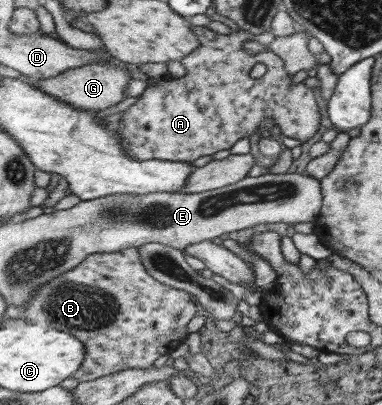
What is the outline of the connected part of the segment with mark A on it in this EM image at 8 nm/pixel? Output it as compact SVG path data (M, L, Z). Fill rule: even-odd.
M194 26L194 34L198 36L199 40L199 48L195 49L194 52L187 54L187 57L180 61L180 63L185 67L186 74L177 77L173 75L167 75L165 77L159 78L159 82L157 85L149 84L142 94L139 96L139 100L133 105L130 105L126 108L122 113L121 123L118 124L118 130L121 132L121 136L123 136L123 144L127 148L127 152L133 155L134 158L139 158L139 160L151 160L151 159L159 159L159 160L171 160L175 162L192 162L199 156L209 156L215 154L215 152L219 152L219 150L227 150L237 142L237 140L241 140L241 138L249 138L253 132L255 132L257 126L262 125L267 120L271 120L273 124L275 124L275 128L277 132L280 131L280 134L283 136L287 136L287 138L295 138L295 140L300 140L301 142L305 142L307 139L311 138L317 128L319 128L319 108L315 103L315 96L313 96L313 89L305 86L303 81L291 86L291 75L285 71L284 63L281 61L278 55L274 54L274 51L265 49L257 54L246 54L245 50L242 48L243 42L246 40L256 40L260 44L269 44L275 35L271 29L267 29L263 31L261 34L253 34L244 30L235 30L230 31L229 34L218 34L206 27ZM261 63L265 65L265 73L259 78L252 78L249 75L249 72L253 65Z

